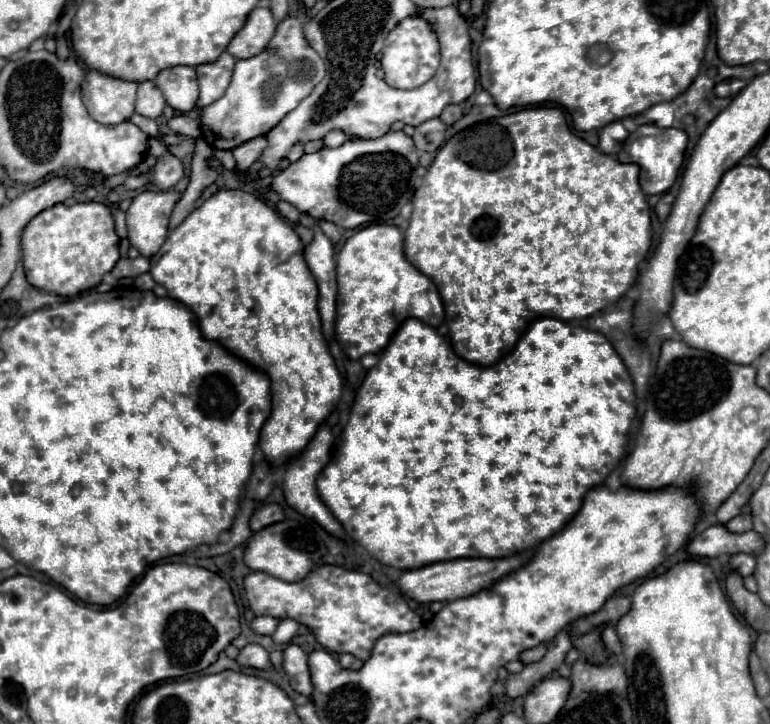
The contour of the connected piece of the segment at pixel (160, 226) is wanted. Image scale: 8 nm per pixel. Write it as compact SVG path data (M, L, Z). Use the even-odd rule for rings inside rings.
M144 190L132 200L126 212L128 240L130 246L134 246L140 252L140 256L152 258L164 244L168 236L170 214L174 210L176 200L178 194L174 190L168 192Z

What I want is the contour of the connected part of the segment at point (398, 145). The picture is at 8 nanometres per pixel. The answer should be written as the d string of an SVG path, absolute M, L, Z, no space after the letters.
M390 132L376 140L344 142L338 148L304 154L272 180L272 190L276 190L280 200L296 206L300 214L354 230L366 224L390 222L400 214L400 208L412 200L414 186L410 180L416 166L414 140L404 132Z

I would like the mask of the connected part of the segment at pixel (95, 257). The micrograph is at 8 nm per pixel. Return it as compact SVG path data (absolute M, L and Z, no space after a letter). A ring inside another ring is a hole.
M84 202L74 206L56 204L34 216L22 234L22 262L26 278L34 288L72 298L78 292L96 288L120 258L118 236L108 206Z

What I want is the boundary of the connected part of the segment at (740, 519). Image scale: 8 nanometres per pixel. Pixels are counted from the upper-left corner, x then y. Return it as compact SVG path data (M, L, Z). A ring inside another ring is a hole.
M750 514L736 516L736 518L732 518L732 520L726 524L726 528L728 528L730 532L734 532L734 534L744 534L744 532L752 530L752 518L750 518Z

